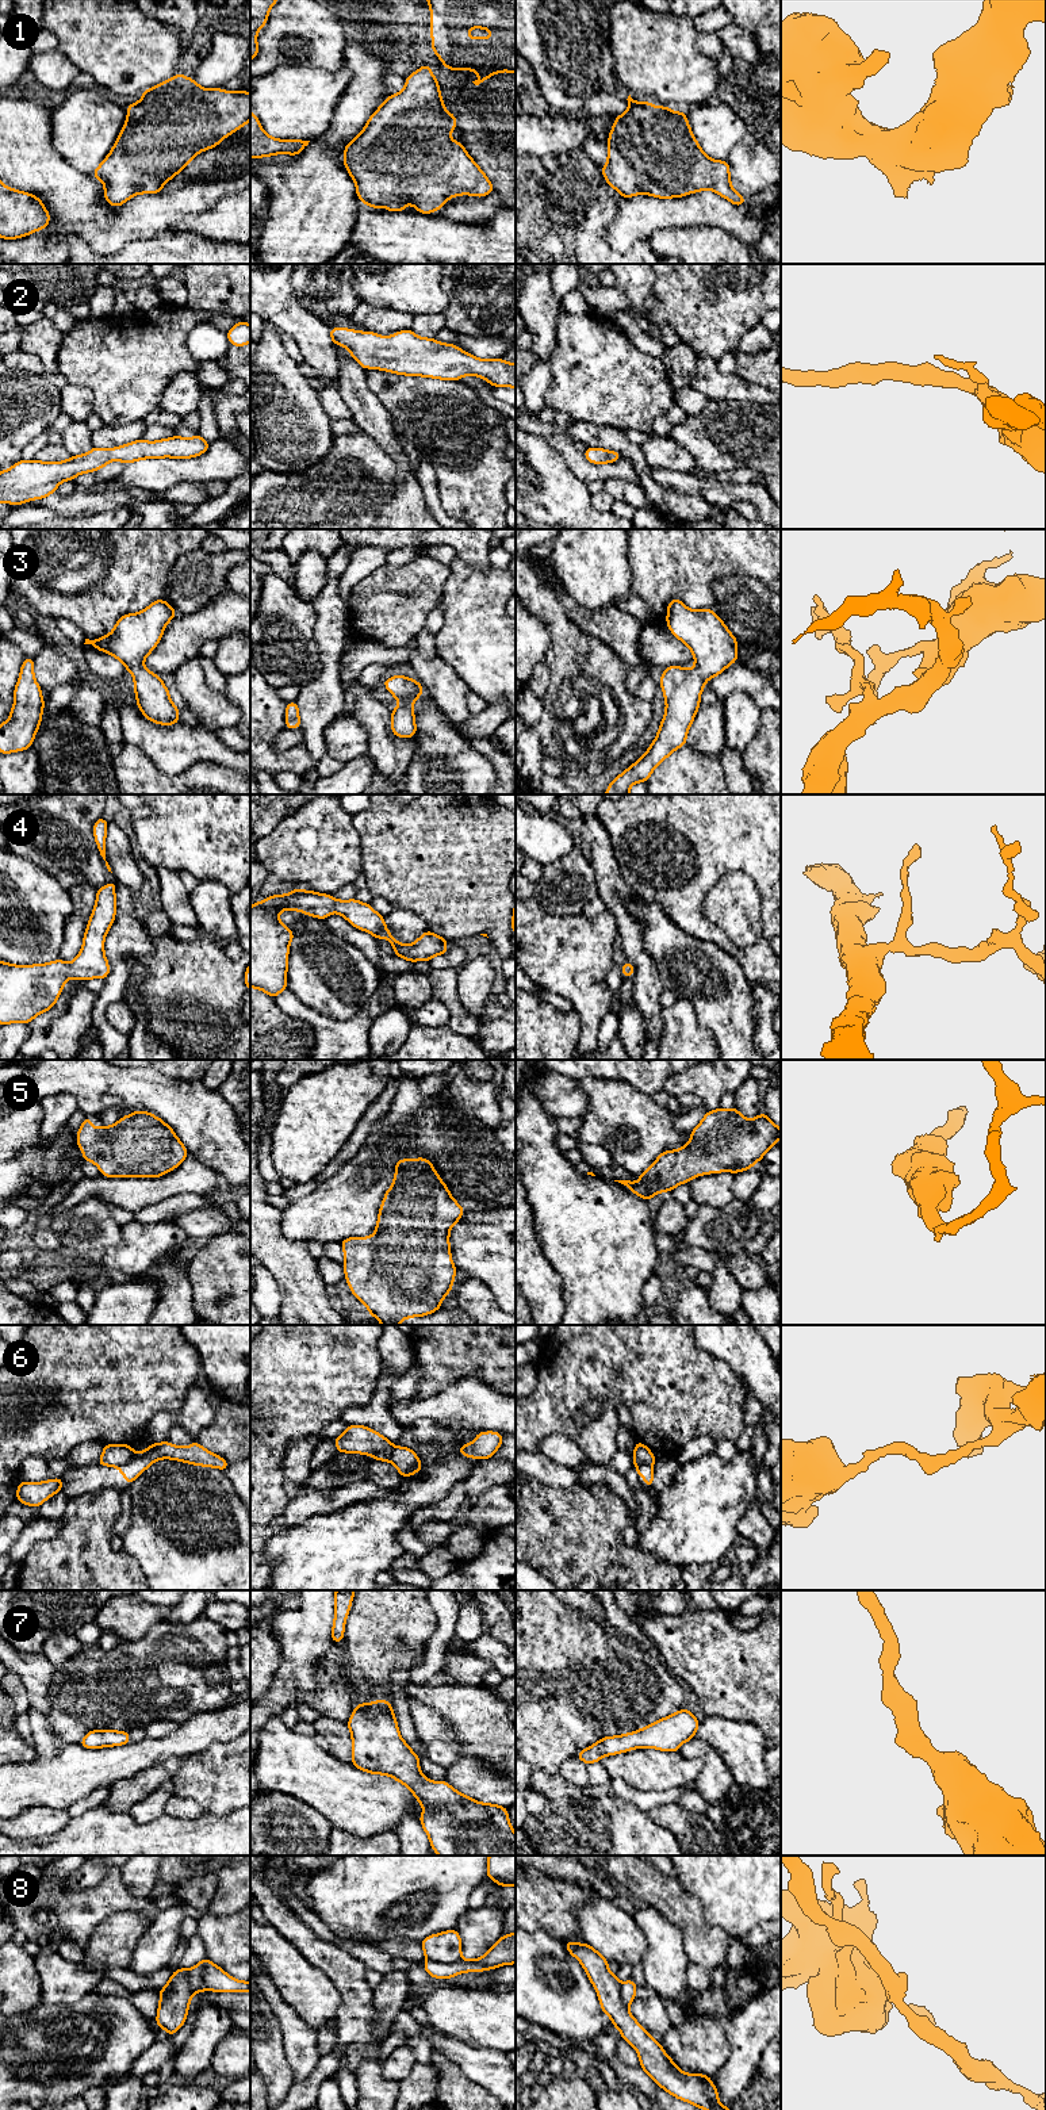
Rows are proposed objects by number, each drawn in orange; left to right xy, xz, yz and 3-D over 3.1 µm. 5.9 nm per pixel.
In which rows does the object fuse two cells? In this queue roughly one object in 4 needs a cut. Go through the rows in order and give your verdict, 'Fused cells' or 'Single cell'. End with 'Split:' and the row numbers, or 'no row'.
1: Single cell
2: Single cell
3: Single cell
4: Single cell
5: Single cell
6: Fused cells
7: Single cell
8: Fused cells
Split: 6, 8

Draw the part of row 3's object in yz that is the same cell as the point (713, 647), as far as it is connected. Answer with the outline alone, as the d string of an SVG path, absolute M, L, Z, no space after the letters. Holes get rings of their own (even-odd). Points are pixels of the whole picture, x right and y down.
M674 598L667 606L666 624L690 648L696 665L691 670L664 669L659 685L666 712L656 738L640 759L609 784L605 794L629 794L635 782L647 782L655 767L686 744L705 682L737 660L737 640L714 610L691 610Z

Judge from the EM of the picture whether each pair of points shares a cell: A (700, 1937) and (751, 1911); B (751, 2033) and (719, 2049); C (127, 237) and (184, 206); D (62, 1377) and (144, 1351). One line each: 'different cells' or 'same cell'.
A: different cells
B: different cells
C: same cell
D: same cell

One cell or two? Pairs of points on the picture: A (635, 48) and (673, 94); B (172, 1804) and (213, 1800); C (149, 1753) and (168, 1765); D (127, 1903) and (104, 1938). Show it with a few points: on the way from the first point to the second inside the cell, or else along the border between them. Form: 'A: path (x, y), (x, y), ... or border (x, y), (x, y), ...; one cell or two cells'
A: path (646, 58), (670, 83); one cell
B: border (175, 1793), (192, 1799), (203, 1811); two cells
C: border (182, 1757), (168, 1757), (133, 1776); two cells
D: border (150, 1923), (141, 1914), (117, 1911), (94, 1930); two cells

